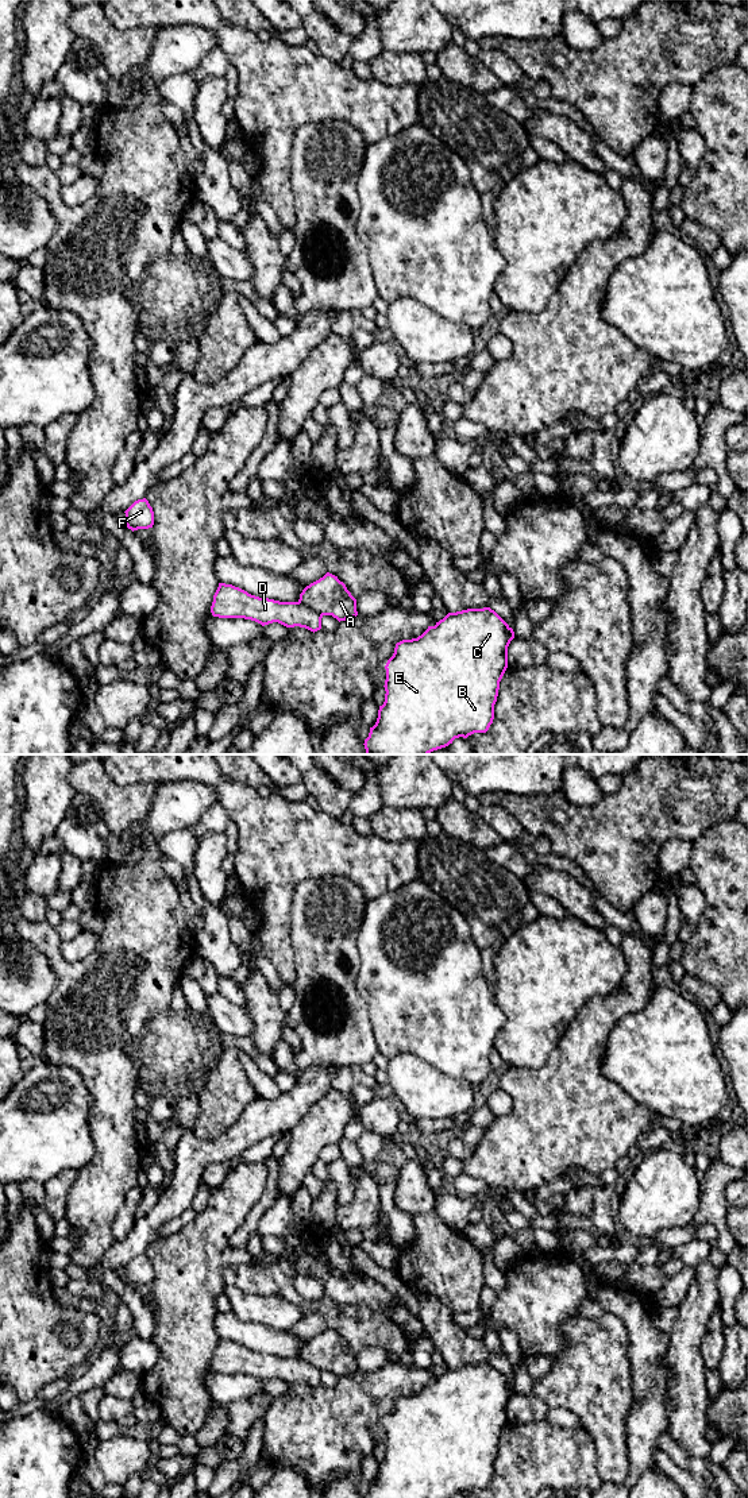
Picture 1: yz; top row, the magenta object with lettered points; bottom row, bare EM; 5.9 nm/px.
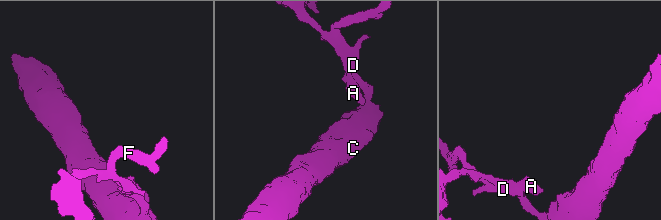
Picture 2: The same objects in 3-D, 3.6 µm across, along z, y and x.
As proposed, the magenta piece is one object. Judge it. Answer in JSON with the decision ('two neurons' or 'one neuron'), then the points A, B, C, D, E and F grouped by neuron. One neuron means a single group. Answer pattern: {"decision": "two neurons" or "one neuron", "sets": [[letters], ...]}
{"decision": "two neurons", "sets": [["A"], ["B", "C", "D", "E", "F"]]}

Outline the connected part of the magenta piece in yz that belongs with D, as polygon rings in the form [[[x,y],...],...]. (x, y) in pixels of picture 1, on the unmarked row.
[[[219,1339],[211,1362],[213,1372],[244,1374],[262,1382],[278,1378],[286,1383],[321,1385],[323,1371],[300,1358],[259,1354],[232,1340]]]

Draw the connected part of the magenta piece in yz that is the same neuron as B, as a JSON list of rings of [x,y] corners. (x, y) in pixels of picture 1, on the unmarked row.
[[[483,1363],[448,1368],[417,1394],[397,1398],[385,1421],[385,1458],[365,1498],[452,1498],[486,1489],[513,1394],[513,1385]]]

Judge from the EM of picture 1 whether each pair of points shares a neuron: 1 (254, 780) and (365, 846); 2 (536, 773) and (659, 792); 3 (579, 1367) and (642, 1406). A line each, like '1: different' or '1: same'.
1: different
2: different
3: different

